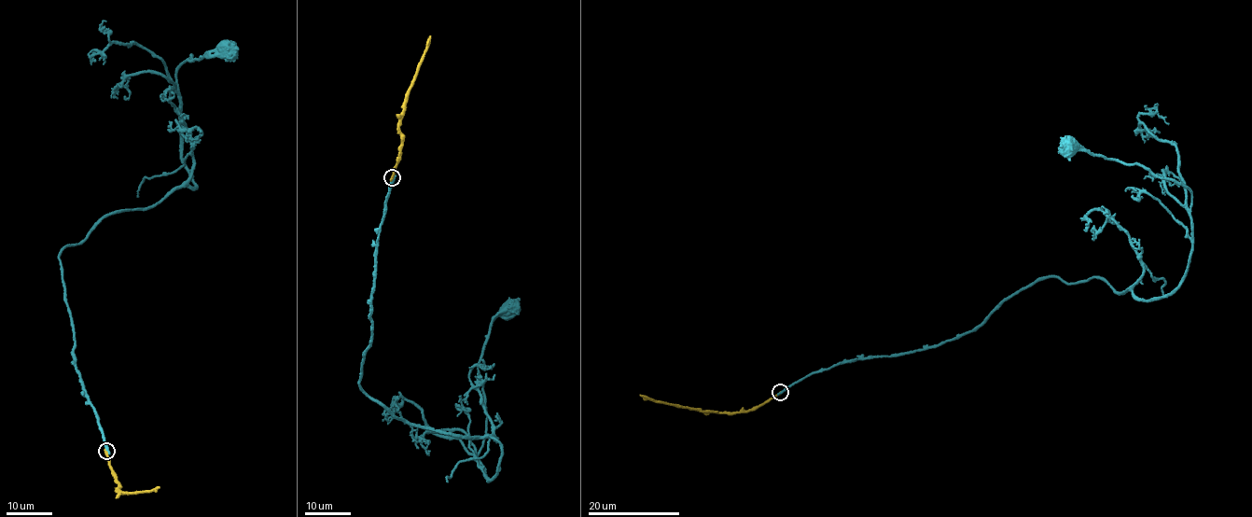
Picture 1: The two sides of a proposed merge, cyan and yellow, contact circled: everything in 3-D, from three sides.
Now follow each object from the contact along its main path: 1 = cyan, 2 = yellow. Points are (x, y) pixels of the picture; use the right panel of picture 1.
1: (780, 392), (842, 362), (941, 344), (1053, 276), (1168, 297), (1192, 246), (1191, 190), (1068, 143)
2: (780, 392), (752, 409), (716, 412), (678, 407), (640, 395)

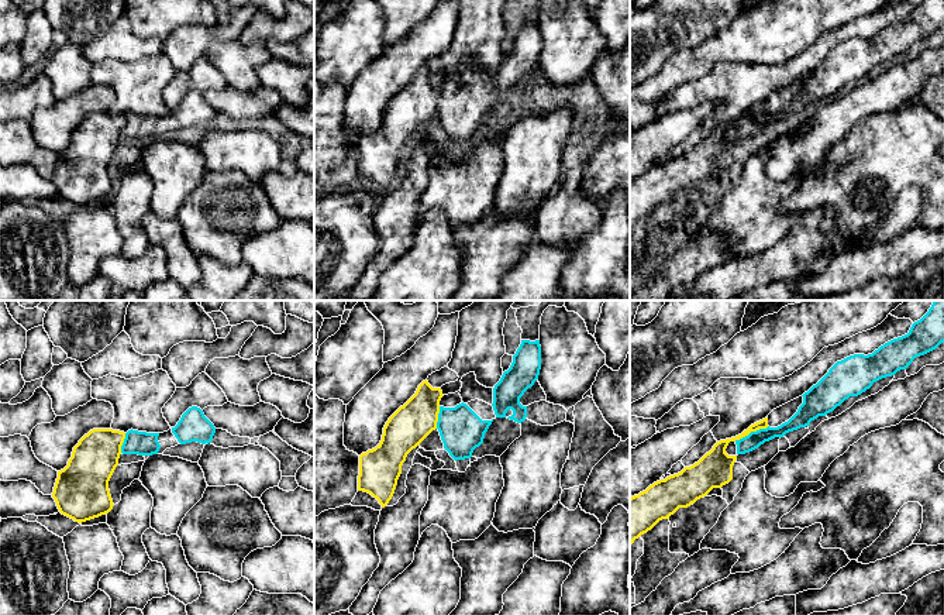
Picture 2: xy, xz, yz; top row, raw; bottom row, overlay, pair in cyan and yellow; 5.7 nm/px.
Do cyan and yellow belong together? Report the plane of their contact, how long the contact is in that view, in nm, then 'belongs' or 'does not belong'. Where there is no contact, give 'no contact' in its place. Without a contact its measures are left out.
yz | 220 nm | does not belong

